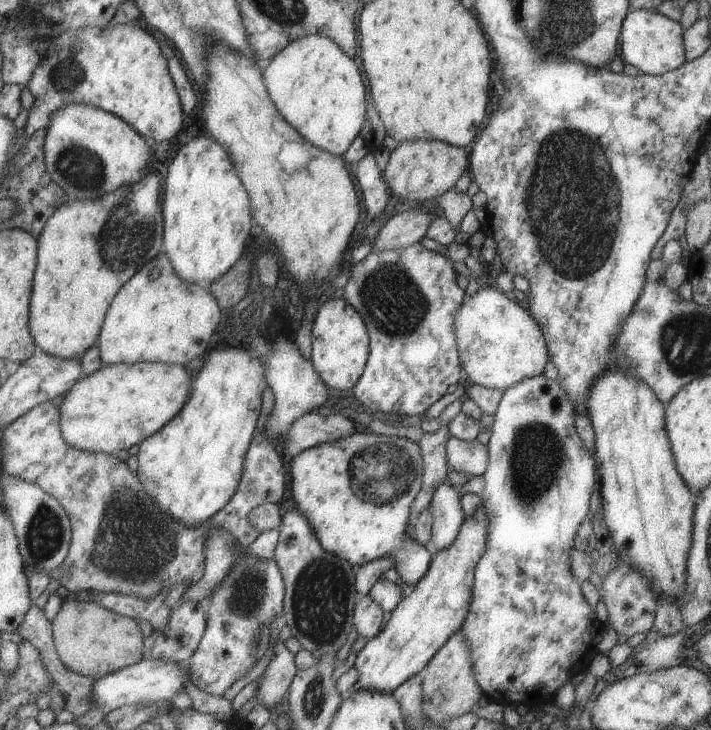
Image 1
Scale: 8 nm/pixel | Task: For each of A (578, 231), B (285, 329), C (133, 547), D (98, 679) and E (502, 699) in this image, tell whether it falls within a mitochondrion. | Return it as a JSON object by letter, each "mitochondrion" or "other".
{"A":"mitochondrion","B":"other","C":"mitochondrion","D":"other","E":"other"}

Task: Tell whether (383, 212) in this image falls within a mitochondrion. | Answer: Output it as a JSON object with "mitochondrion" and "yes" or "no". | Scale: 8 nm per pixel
{"mitochondrion":"no"}

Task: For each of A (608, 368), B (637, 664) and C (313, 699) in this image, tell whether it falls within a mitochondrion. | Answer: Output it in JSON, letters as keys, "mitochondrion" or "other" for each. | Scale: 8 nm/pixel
{"A":"other","B":"other","C":"mitochondrion"}

